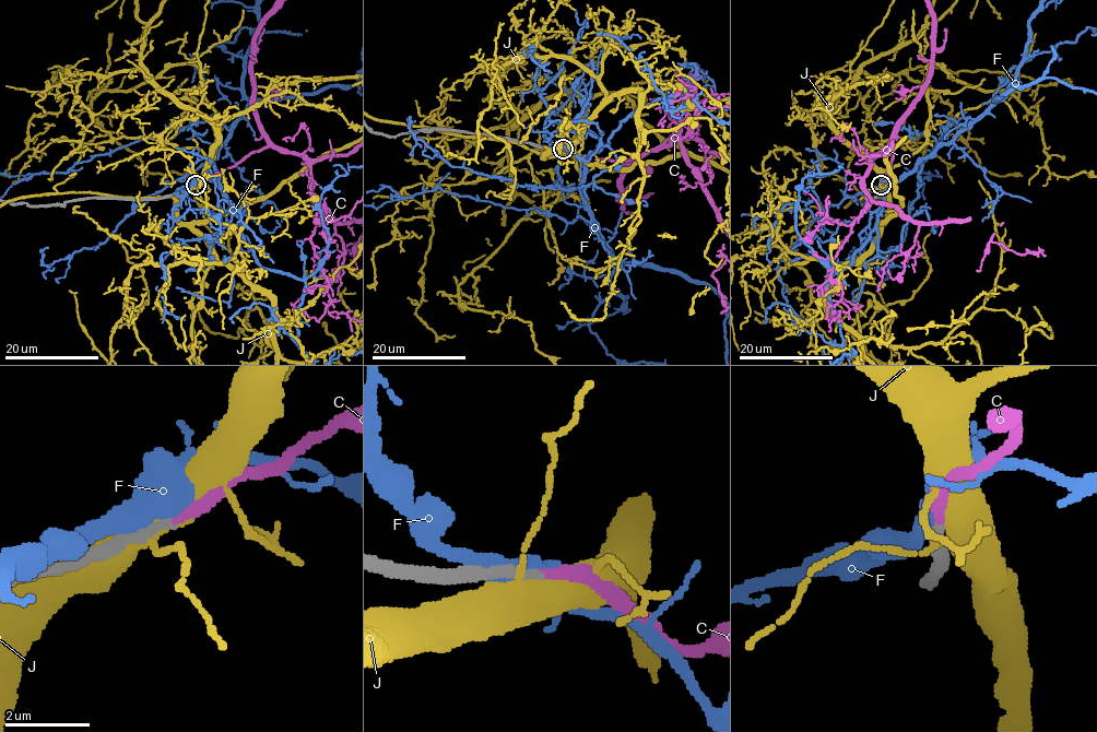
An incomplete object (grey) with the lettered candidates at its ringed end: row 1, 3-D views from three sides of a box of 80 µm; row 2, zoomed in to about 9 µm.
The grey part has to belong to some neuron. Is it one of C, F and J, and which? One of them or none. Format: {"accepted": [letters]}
{"accepted": ["C"]}

